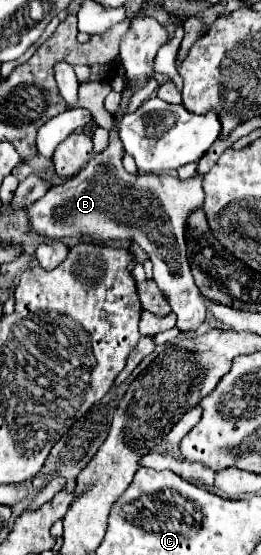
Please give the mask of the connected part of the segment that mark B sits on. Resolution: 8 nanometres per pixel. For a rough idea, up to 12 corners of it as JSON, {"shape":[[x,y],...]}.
{"shape":[[113,128],[29,206],[47,238],[131,240],[181,332],[207,306],[185,228],[203,176],[129,174]]}

